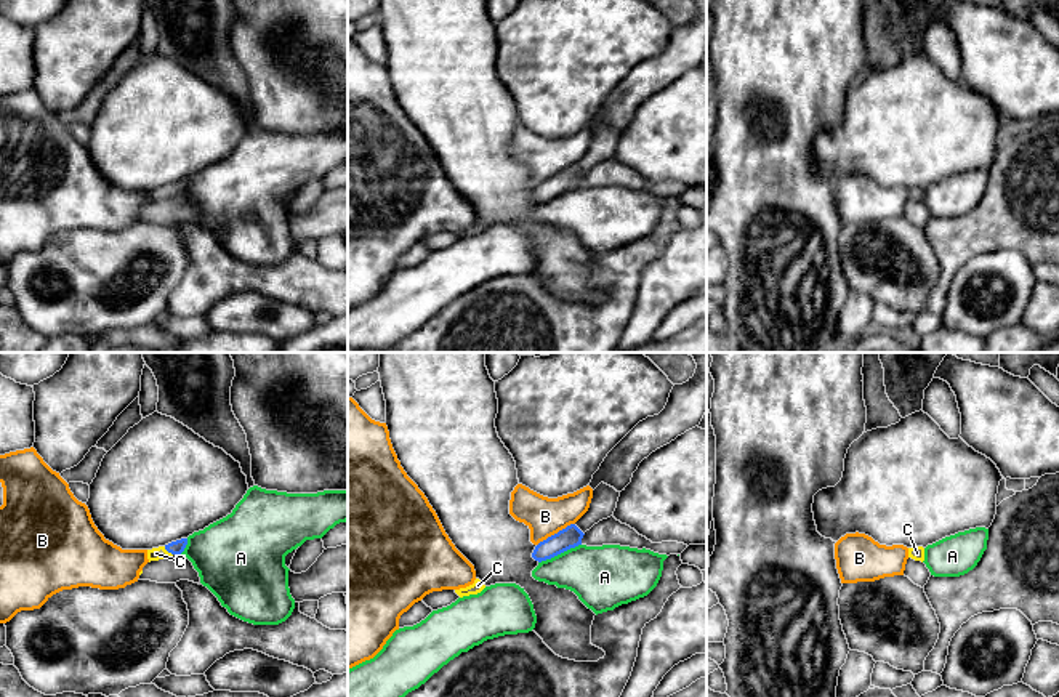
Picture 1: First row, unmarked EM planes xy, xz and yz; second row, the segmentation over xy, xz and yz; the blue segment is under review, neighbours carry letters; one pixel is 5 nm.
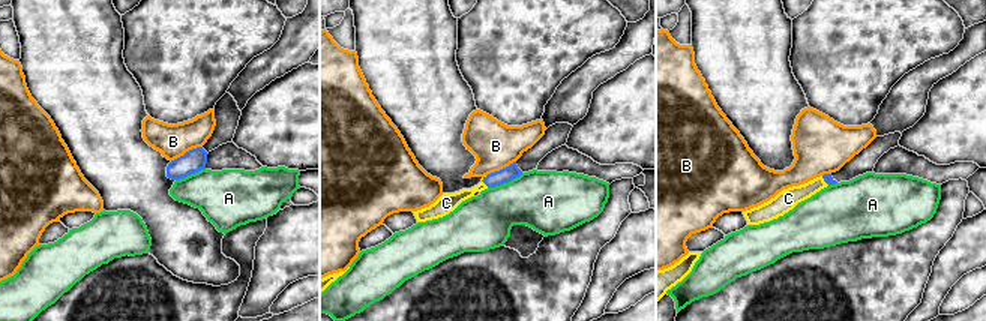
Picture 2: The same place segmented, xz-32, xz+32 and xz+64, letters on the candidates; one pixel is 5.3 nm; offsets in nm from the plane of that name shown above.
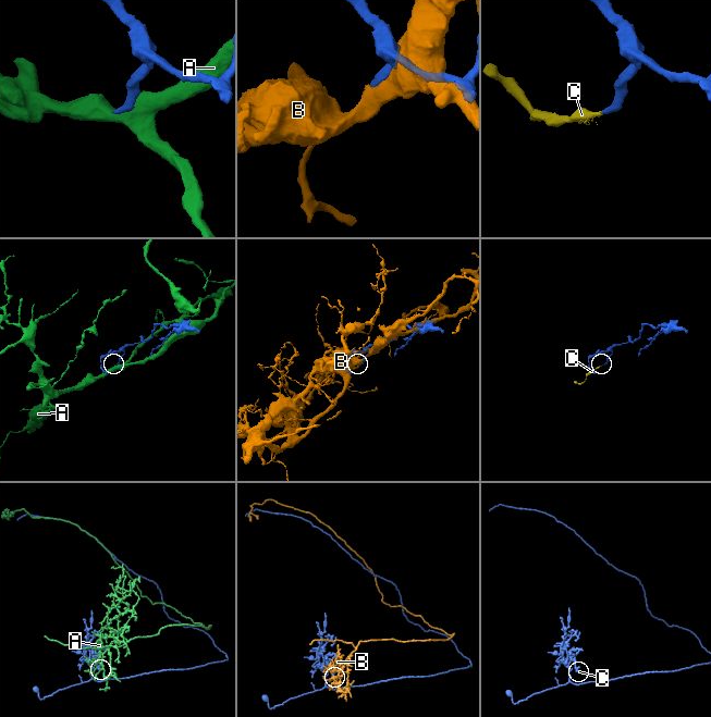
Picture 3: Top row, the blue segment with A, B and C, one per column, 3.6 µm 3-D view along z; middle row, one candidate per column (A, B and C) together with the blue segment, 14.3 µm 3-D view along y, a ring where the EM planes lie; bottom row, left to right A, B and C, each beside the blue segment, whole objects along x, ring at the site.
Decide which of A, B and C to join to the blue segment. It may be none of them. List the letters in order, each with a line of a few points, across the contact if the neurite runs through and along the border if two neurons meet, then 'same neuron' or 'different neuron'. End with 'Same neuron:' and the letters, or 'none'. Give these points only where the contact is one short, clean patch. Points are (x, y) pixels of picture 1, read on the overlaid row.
A: different neuron
B: different neuron
C: xy (177, 547), (169, 551), (156, 553) | same neuron
Same neuron: C

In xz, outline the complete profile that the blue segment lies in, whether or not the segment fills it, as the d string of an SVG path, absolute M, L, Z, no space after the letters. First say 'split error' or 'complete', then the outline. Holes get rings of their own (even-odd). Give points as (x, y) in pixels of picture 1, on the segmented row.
complete; M570 524L558 534L540 542L535 546L532 558L538 562L551 559L570 548L582 545L583 535L585 534L575 524Z

